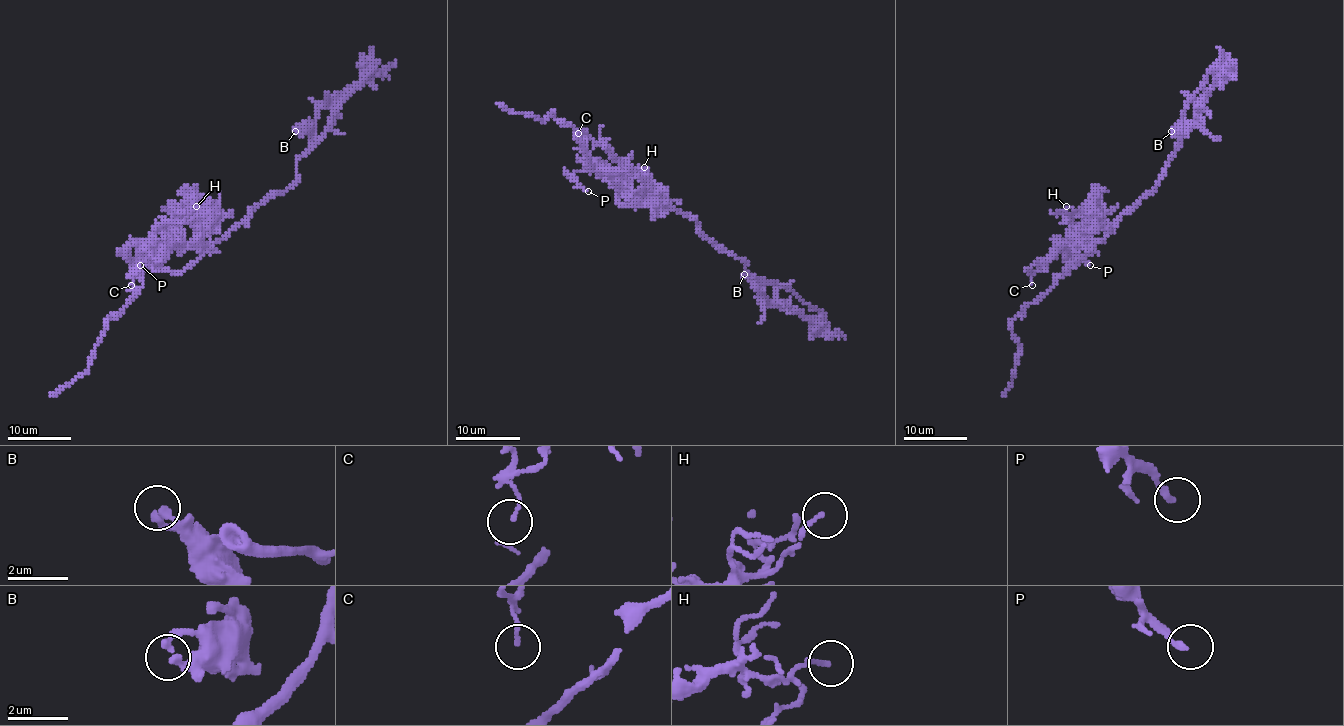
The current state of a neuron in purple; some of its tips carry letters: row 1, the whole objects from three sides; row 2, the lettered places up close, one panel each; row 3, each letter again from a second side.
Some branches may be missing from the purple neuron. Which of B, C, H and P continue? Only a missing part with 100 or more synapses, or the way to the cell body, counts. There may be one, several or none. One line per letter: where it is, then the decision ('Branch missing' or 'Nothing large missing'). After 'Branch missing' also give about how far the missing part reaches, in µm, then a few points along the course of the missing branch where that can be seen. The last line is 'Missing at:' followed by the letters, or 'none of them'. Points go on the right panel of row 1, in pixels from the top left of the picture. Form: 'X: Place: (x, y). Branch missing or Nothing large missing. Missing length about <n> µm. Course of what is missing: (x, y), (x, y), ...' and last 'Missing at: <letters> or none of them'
B: Place: (1171, 131). Nothing large missing
C: Place: (1032, 285). Nothing large missing
H: Place: (1066, 206). Nothing large missing
P: Place: (1090, 265). Nothing large missing
Missing at: none of them

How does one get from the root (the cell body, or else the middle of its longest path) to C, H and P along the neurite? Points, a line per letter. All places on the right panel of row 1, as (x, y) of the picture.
C: (1125, 213), (1088, 251), (1083, 249), (1088, 246), (1083, 240), (1066, 241), (1040, 259), (1029, 272), (1032, 285)
H: (1125, 213), (1086, 251), (1083, 249), (1088, 245), (1072, 237), (1066, 206)
P: (1125, 213), (1088, 251), (1083, 249), (1088, 246), (1083, 240), (1070, 238), (1070, 246), (1090, 265)

